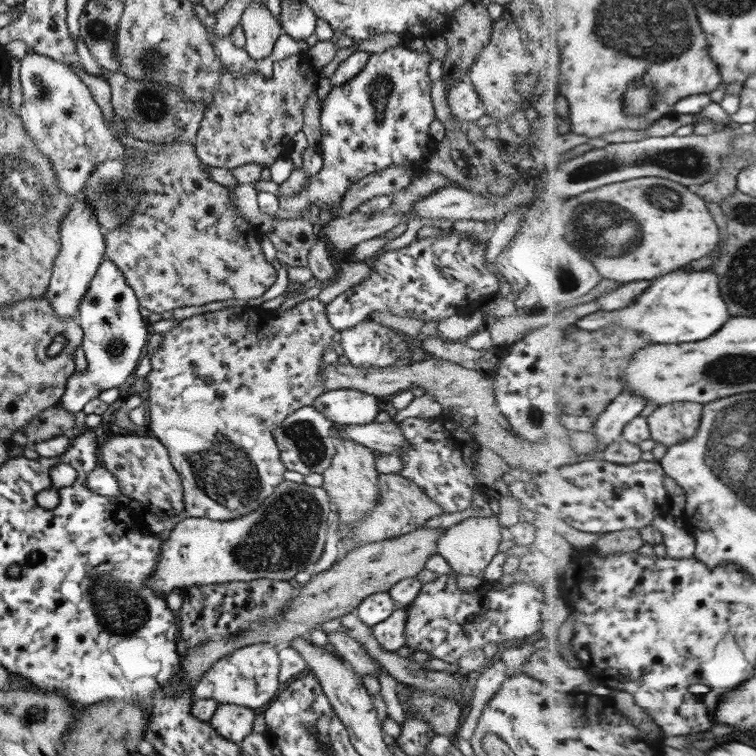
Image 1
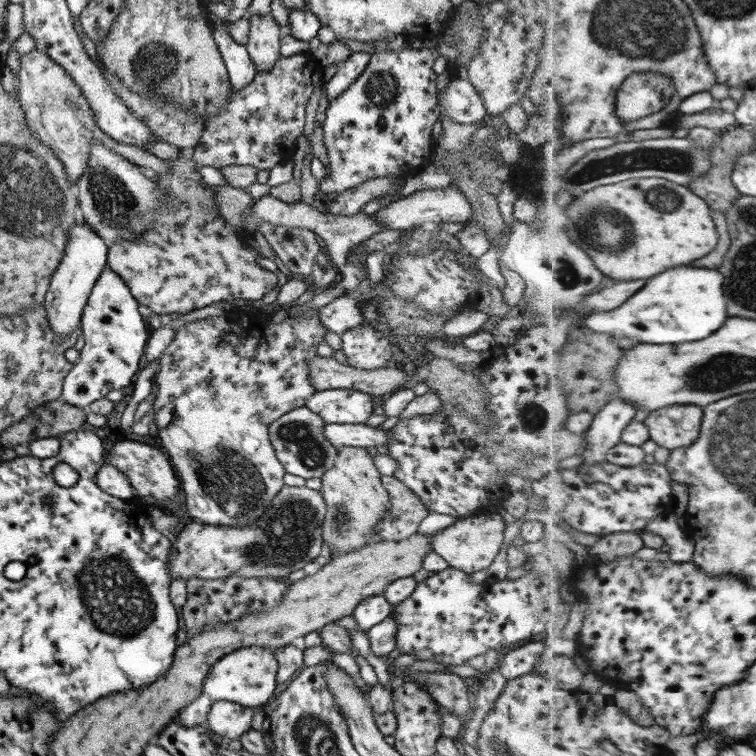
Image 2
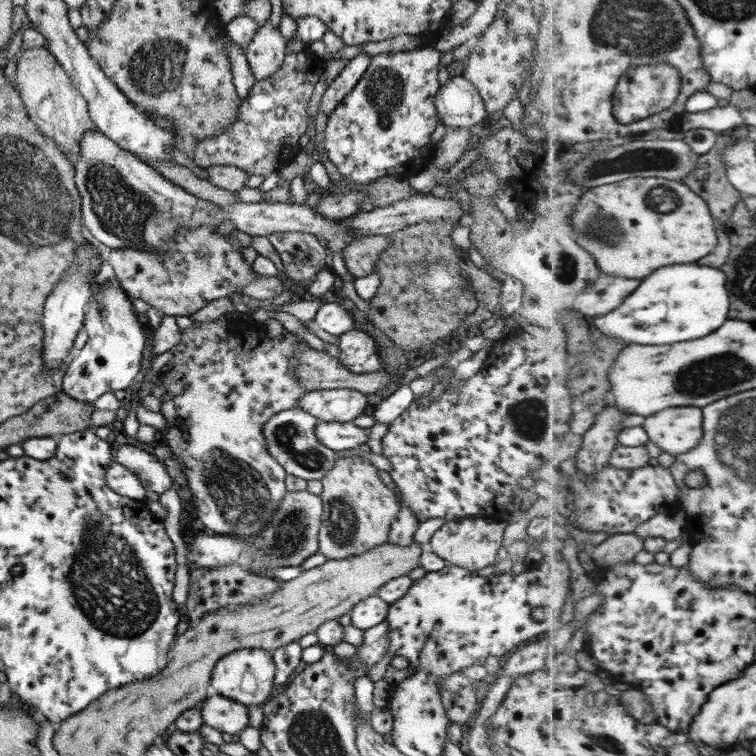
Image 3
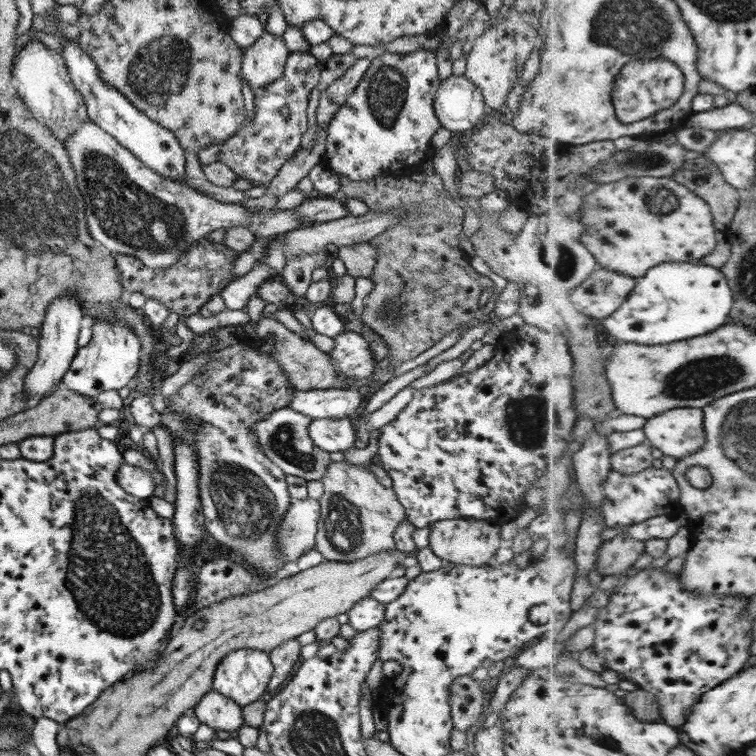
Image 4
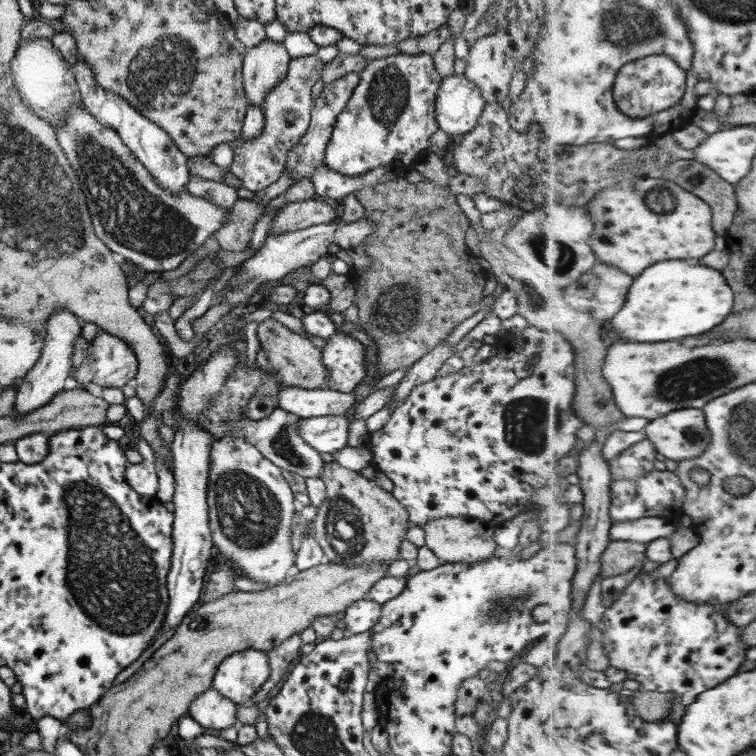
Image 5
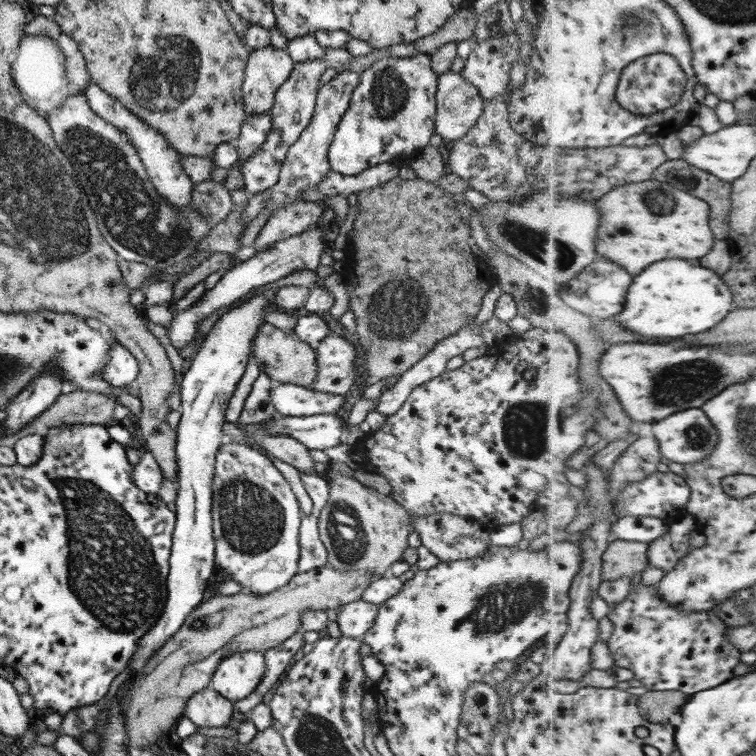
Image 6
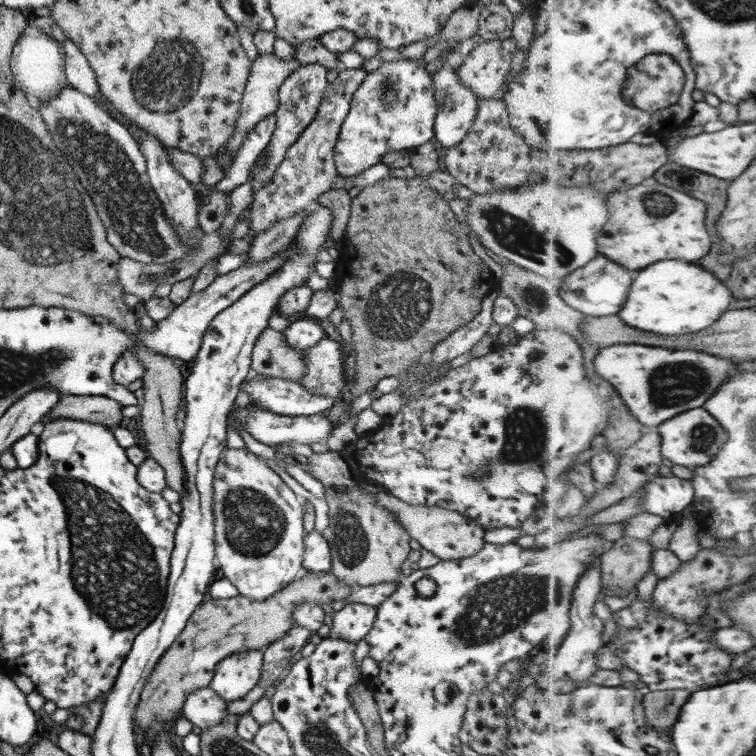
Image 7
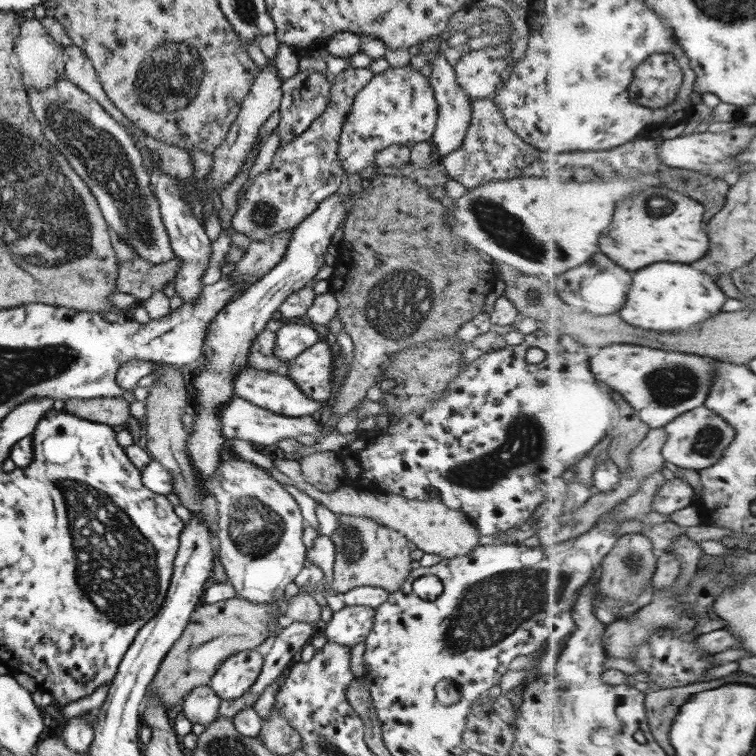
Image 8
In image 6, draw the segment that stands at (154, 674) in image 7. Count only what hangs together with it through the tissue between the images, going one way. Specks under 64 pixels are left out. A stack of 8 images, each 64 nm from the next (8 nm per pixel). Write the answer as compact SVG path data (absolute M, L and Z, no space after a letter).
M323 565L308 571L298 571L284 586L263 596L238 593L233 596L211 596L197 605L183 621L183 624L163 643L163 646L146 660L142 673L134 678L134 685L126 692L126 712L123 713L126 741L129 751L139 752L157 740L161 734L169 732L176 721L183 716L186 702L192 694L205 689L217 665L229 655L243 651L264 652L279 646L300 628L300 616L308 610L329 610L341 608L344 604L355 602L361 591L370 583L370 576L359 571L335 570L331 565Z

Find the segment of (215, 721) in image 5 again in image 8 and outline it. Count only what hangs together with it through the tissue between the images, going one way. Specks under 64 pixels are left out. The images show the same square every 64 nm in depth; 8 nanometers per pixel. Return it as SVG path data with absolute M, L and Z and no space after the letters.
M199 686L190 690L183 698L181 713L192 724L206 726L218 718L220 698L208 687Z

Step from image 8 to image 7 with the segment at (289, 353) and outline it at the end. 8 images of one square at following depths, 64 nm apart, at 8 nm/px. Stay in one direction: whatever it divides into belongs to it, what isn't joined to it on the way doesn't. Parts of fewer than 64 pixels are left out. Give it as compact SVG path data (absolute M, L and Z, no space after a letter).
M303 316L293 317L282 333L287 346L299 352L311 349L323 337L321 326L316 320L304 319Z

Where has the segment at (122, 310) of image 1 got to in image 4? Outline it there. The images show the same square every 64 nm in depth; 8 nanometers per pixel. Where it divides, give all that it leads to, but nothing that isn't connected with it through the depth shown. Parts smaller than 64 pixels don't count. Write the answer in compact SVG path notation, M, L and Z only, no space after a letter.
M105 318L93 320L91 340L82 348L78 348L62 378L65 389L91 397L107 390L118 391L138 374L139 348L139 340L135 338L135 333L123 322L107 322Z

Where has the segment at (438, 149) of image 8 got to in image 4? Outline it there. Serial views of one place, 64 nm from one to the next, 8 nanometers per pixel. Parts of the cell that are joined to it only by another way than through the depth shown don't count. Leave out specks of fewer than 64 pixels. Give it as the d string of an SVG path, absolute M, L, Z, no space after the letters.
M463 75L440 81L432 106L440 126L451 133L473 128L487 111L478 88Z

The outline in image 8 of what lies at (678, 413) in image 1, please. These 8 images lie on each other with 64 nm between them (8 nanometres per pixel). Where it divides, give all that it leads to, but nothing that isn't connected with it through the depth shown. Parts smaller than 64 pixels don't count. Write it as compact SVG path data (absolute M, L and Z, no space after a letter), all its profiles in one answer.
M706 405L682 414L669 425L665 425L664 429L668 434L666 445L662 450L665 461L678 468L691 468L698 471L721 462L736 435L736 428Z

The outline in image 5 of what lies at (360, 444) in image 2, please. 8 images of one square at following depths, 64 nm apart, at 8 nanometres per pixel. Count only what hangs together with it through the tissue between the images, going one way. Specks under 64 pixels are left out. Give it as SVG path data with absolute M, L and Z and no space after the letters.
M323 415L300 418L296 429L316 452L332 453L347 446L347 426L349 422L343 415Z

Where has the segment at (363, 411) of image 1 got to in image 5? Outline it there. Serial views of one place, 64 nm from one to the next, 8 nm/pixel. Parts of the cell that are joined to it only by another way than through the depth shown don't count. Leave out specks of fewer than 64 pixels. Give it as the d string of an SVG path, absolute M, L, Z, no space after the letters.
M279 388L276 403L281 410L300 416L313 418L323 415L343 415L357 403L351 393L335 392L327 389Z

